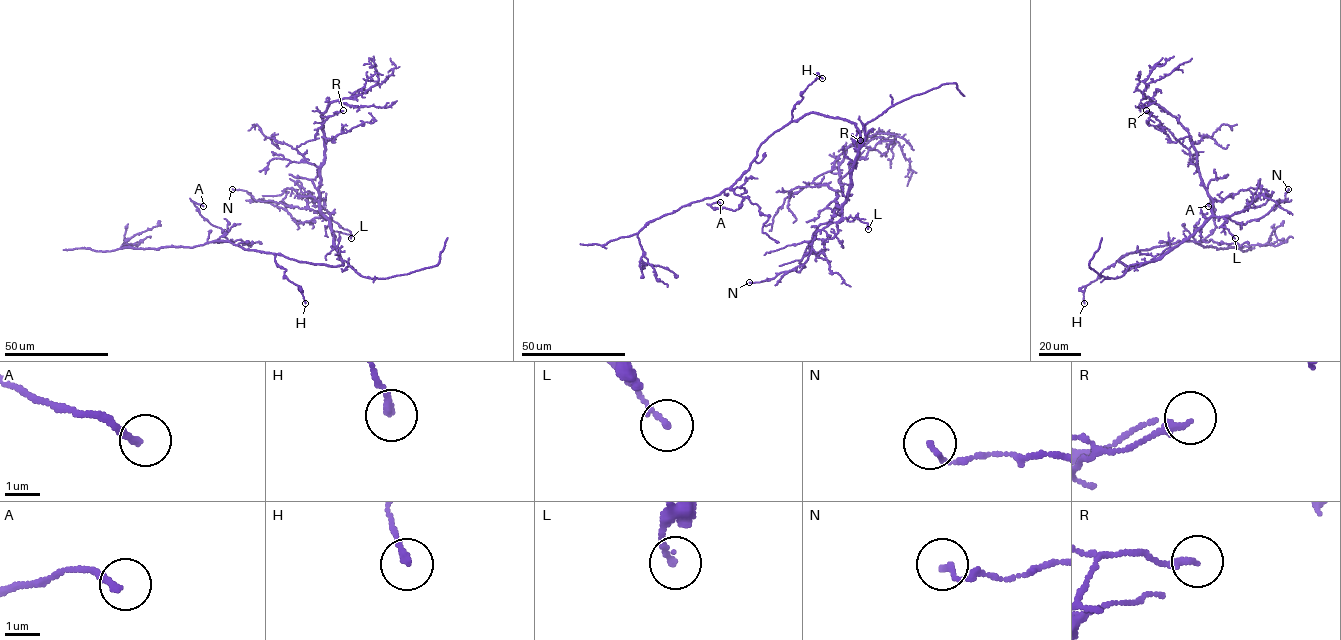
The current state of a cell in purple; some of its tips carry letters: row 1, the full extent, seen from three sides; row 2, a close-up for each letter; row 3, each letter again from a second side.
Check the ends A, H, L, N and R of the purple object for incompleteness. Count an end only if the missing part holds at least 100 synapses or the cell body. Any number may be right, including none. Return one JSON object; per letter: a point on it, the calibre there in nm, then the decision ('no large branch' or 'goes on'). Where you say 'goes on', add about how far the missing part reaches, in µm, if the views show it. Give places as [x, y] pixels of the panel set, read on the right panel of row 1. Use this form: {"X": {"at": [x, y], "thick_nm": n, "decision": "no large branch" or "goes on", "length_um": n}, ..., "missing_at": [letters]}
{"A": {"at": [1208, 206], "thick_nm": 190, "decision": "no large branch"}, "H": {"at": [1084, 303], "thick_nm": 190, "decision": "no large branch"}, "L": {"at": [1235, 238], "thick_nm": 160, "decision": "no large branch"}, "N": {"at": [1288, 189], "thick_nm": 130, "decision": "no large branch"}, "R": {"at": [1146, 110], "thick_nm": 190, "decision": "no large branch"}, "missing_at": []}

